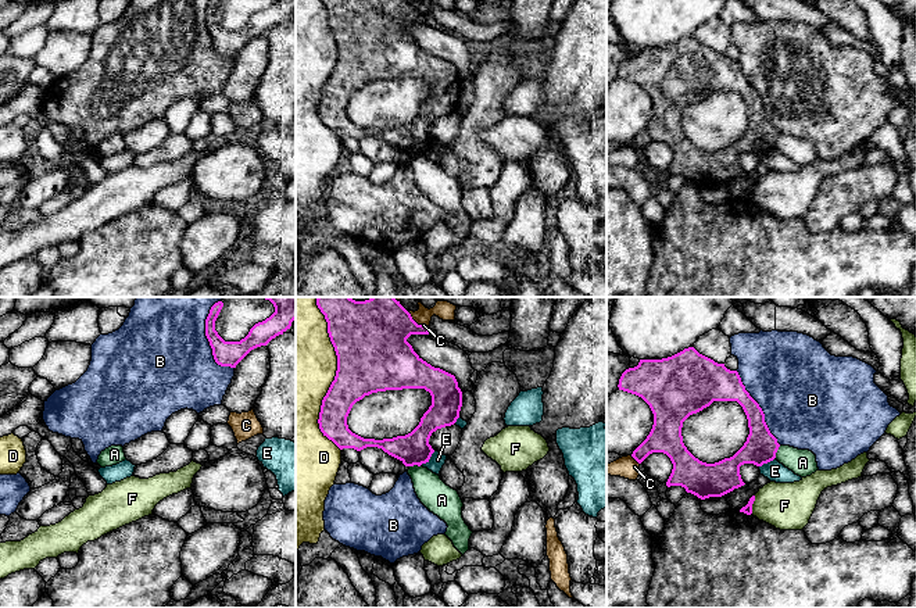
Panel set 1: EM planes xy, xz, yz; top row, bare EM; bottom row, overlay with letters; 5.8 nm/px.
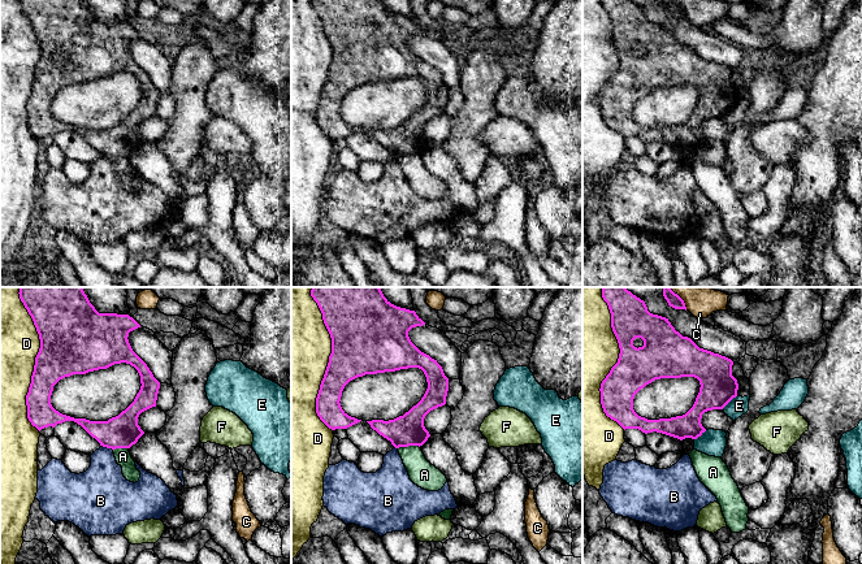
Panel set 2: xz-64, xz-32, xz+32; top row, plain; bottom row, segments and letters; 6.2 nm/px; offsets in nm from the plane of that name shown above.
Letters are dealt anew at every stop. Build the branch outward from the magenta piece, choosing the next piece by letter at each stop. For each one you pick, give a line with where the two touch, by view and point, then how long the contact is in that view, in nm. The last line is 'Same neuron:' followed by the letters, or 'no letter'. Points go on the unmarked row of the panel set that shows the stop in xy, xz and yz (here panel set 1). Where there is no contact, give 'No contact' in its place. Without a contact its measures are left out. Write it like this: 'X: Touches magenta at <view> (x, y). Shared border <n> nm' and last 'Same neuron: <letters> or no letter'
Same neuron: no letter

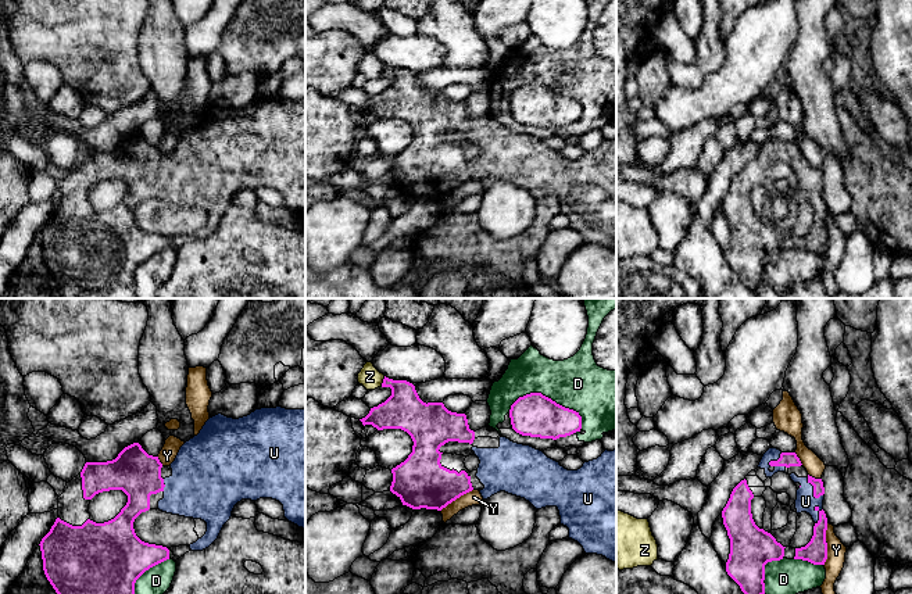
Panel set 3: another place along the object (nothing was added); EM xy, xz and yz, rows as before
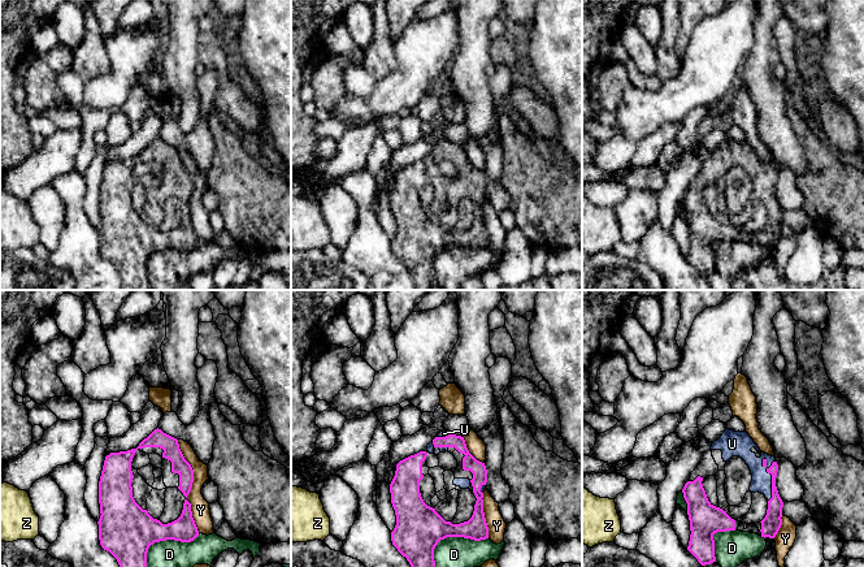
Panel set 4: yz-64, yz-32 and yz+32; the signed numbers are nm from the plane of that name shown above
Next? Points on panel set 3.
U: Touches magenta at yz (819, 204). Shared border 110 nm
Same neuron: U

